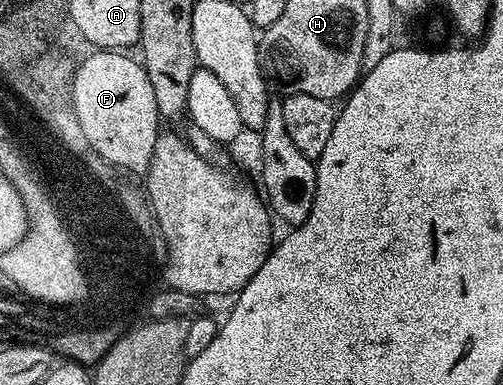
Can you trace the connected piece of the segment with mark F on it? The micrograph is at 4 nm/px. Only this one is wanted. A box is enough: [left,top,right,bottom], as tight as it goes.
[76,49,161,175]

